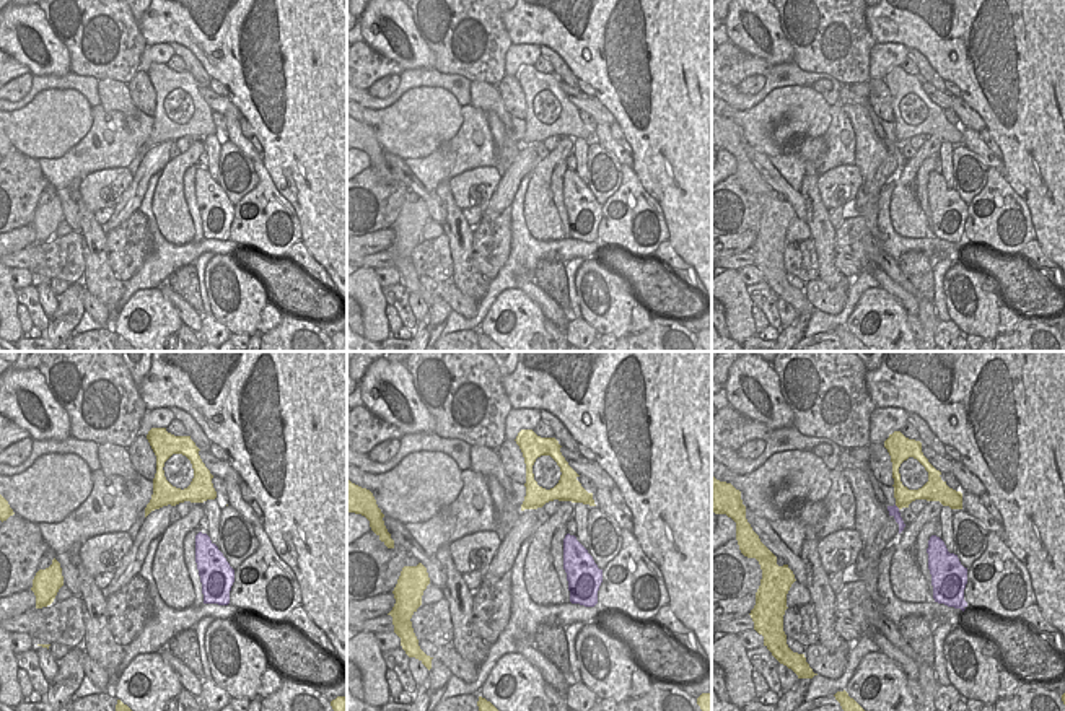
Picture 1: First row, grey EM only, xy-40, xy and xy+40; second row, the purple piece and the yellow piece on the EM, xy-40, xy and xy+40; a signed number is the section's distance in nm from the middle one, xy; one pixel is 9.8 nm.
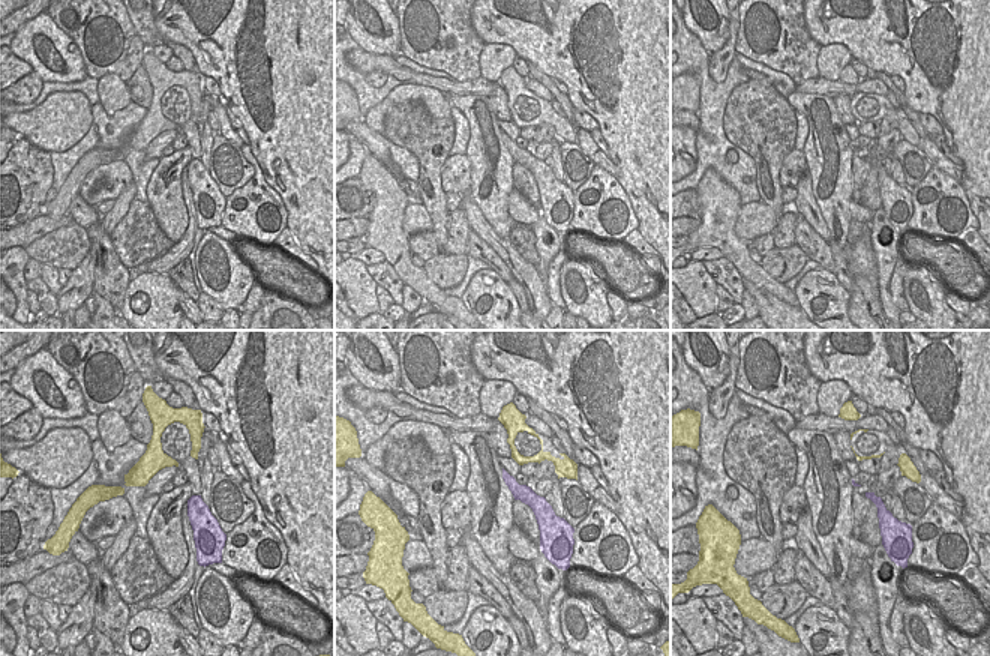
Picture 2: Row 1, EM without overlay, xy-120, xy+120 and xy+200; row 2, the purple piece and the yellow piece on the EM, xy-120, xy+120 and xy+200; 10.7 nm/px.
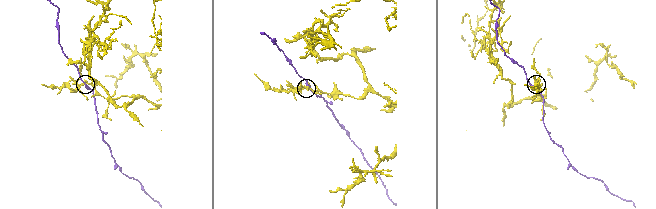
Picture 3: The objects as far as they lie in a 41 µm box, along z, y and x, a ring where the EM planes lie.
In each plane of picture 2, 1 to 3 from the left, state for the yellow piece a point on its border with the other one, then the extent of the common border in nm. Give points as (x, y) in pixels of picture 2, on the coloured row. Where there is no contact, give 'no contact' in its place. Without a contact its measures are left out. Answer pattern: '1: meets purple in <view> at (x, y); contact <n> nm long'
1: no contact
2: no contact
3: no contact

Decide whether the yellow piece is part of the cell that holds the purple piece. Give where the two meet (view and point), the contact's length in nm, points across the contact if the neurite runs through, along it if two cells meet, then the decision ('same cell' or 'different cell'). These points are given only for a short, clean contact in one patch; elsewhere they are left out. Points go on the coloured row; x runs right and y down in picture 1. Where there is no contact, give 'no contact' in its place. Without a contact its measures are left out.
xy+40 (896, 506) | 70 nm | along xy+40 (894, 505), (899, 508) | different cell

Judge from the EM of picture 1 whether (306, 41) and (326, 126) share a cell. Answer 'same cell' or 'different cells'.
same cell

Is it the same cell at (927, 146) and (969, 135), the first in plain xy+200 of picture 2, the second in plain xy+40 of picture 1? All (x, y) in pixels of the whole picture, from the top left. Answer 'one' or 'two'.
one

